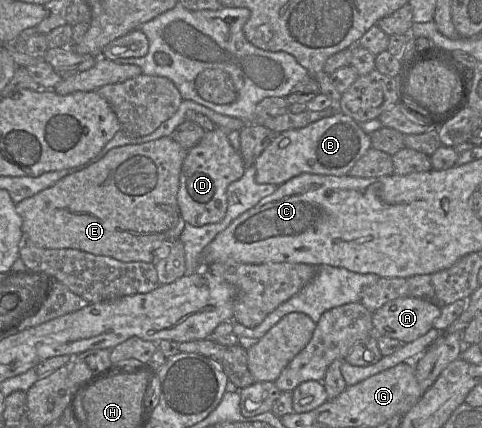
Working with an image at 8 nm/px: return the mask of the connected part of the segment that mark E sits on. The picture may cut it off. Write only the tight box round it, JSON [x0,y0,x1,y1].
[16,136,188,262]

